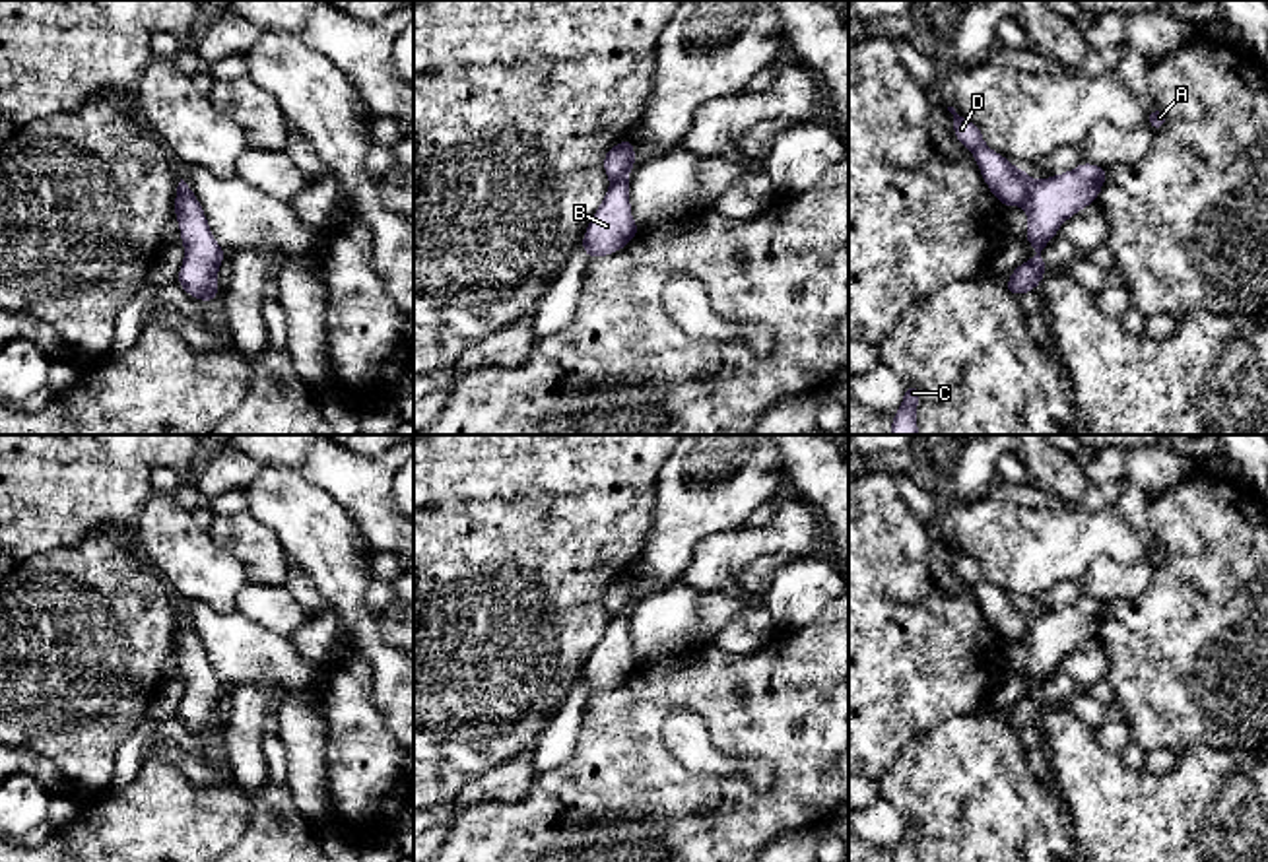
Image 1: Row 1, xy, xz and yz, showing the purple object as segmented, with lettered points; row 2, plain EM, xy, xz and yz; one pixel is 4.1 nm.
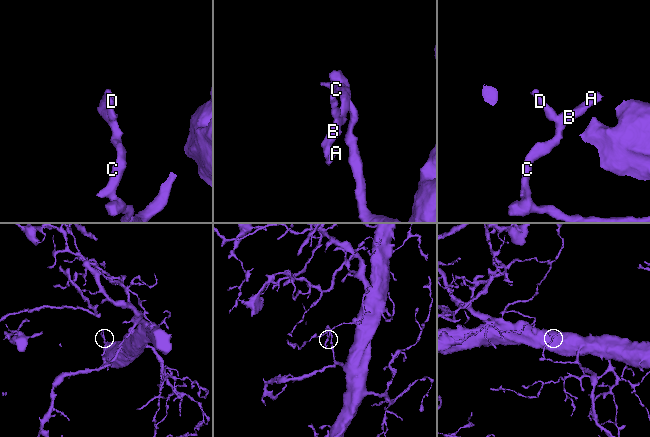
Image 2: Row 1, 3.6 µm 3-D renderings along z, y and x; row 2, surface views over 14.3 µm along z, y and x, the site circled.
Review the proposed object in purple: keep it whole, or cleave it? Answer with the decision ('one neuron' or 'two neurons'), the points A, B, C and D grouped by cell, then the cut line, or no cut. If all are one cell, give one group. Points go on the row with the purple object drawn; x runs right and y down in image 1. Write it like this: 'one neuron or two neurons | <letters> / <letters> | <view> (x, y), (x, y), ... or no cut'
two neurons | A B C / D | yz (1032, 181), (1022, 204)

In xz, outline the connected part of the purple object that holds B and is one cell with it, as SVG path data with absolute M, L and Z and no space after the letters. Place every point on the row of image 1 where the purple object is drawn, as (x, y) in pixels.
M629 179L614 181L588 221L581 249L588 260L614 254L625 249L639 233L639 225L631 217Z

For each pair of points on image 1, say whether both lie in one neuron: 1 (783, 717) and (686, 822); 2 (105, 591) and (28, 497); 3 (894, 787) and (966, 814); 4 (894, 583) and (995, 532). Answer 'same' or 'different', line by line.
1: same
2: different
3: same
4: different

